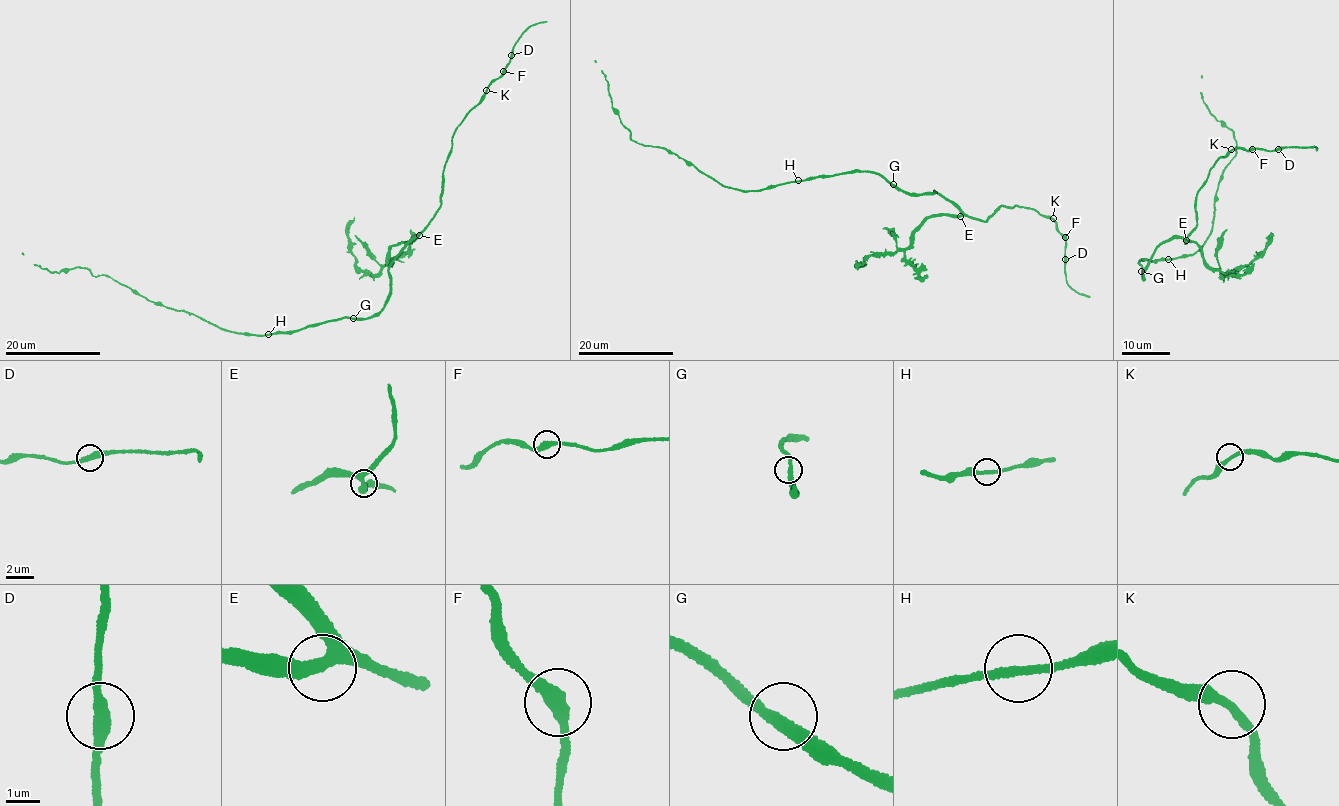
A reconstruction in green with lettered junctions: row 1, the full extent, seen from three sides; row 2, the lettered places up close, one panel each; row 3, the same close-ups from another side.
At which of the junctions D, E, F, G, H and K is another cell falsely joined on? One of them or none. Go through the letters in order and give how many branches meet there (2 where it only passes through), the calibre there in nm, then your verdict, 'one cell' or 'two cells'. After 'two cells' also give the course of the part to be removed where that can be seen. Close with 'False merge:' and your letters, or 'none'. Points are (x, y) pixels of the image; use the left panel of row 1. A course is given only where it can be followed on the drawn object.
D: 2 branches meet; 400 nm thick; one cell
E: 3 branches meet; 280 nm thick; one cell
F: 2 branches meet; 420 nm thick; one cell
G: 2 branches meet; 320 nm thick; one cell
H: 2 branches meet; 240 nm thick; one cell
K: 2 branches meet; 240 nm thick; one cell
False merge: none

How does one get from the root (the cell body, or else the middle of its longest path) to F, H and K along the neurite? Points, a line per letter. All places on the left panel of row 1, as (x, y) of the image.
F: (354, 319), (366, 319), (384, 306), (390, 292), (390, 265), (440, 206), (443, 168), (454, 130), (503, 72)
H: (354, 319), (337, 318), (299, 330), (268, 334)
K: (354, 319), (366, 319), (384, 306), (390, 292), (390, 265), (440, 206), (443, 168), (454, 130), (486, 90)

